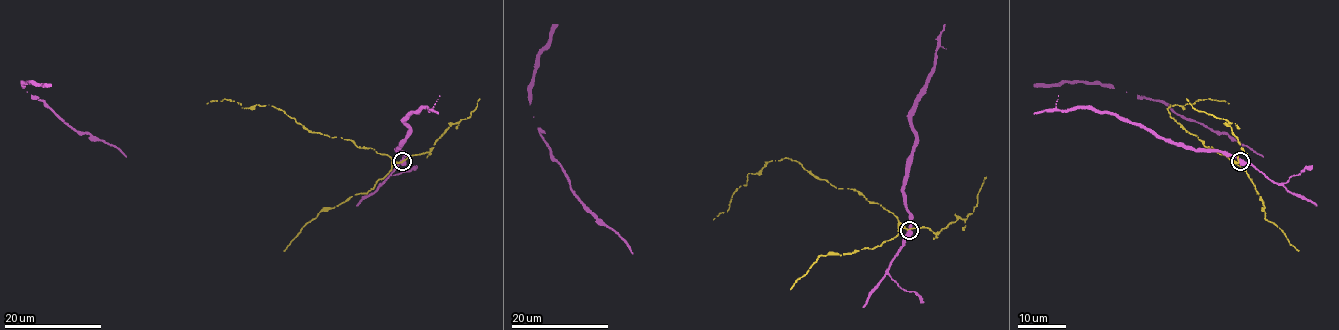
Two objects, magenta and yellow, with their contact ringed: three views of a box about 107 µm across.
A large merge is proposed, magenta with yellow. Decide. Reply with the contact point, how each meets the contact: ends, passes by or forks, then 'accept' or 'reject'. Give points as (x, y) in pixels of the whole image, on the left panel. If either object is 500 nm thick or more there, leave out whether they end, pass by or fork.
place (402, 161); magenta passes by; yellow passes by; reject

